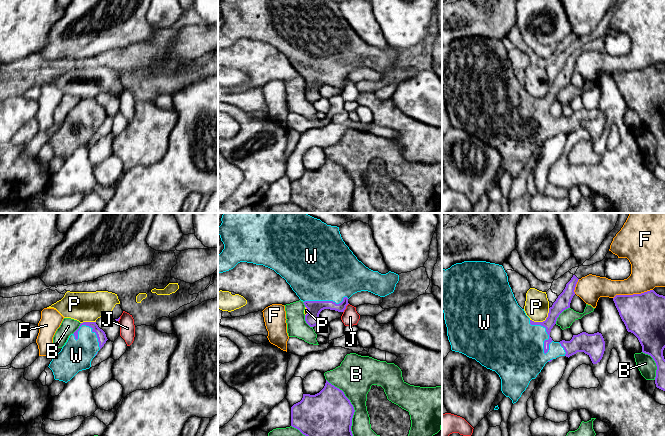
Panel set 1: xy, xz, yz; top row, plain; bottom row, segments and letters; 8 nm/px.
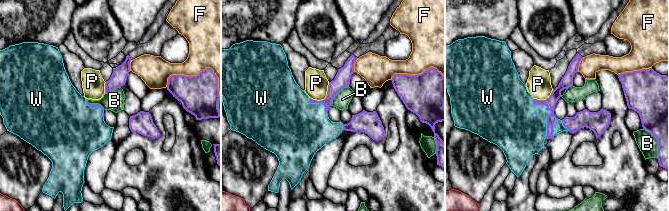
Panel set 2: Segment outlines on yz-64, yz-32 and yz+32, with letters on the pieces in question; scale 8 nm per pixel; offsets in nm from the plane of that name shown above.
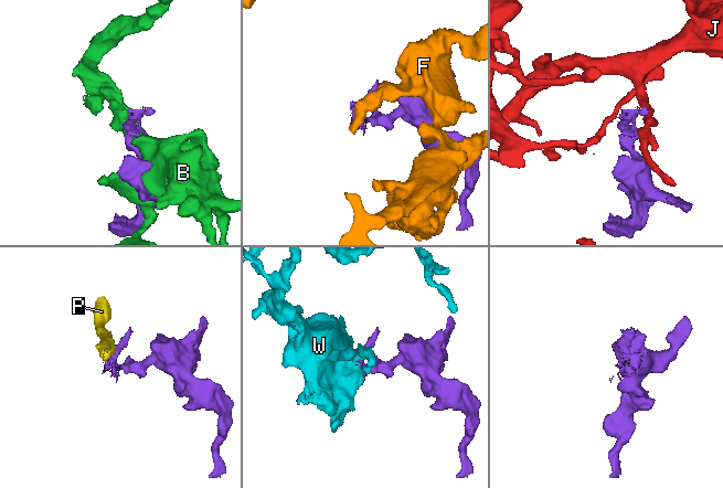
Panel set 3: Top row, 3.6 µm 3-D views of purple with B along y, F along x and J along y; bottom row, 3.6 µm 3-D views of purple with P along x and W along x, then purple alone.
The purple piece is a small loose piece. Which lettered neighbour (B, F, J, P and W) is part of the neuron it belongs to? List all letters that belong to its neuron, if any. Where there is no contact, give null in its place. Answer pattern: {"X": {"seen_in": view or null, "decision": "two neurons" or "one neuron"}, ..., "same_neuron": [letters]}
{"B": {"seen_in": "xz", "decision": "two neurons"}, "F": {"seen_in": "yz", "decision": "two neurons"}, "J": {"seen_in": "xz", "decision": "two neurons"}, "P": {"seen_in": "yz", "decision": "two neurons"}, "W": {"seen_in": "yz", "decision": "one neuron"}, "same_neuron": ["W"]}

